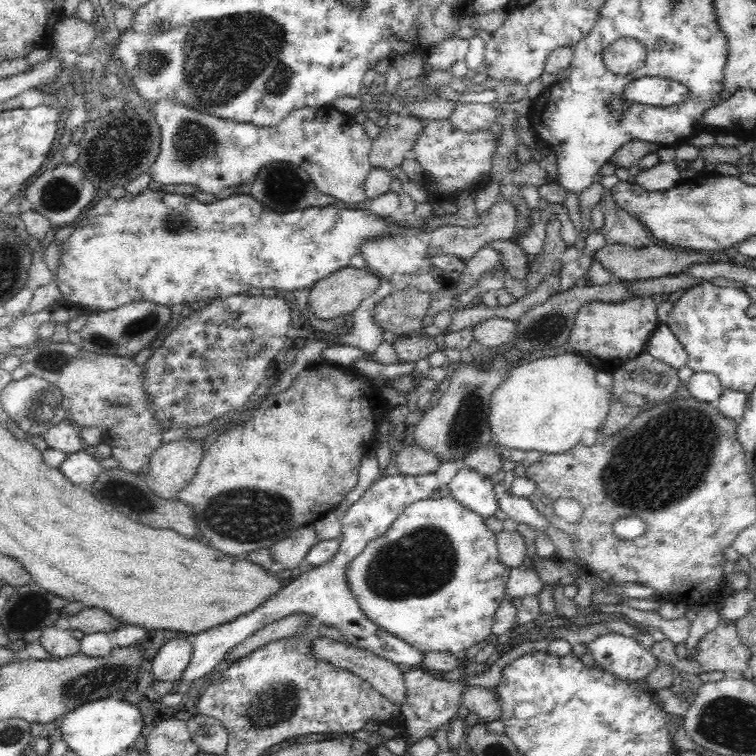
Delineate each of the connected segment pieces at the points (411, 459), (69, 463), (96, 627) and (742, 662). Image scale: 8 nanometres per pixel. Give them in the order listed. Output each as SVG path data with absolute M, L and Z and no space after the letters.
M414 444L400 450L395 458L395 466L400 474L408 476L434 474L441 463L434 454L420 446L414 447Z
M81 449L68 455L58 469L71 483L87 487L96 482L104 468L100 466L100 461Z
M82 607L78 614L68 616L68 627L81 630L85 635L97 632L107 632L122 626L122 622L105 610L96 607Z
M734 621L722 622L707 632L695 646L694 662L703 672L750 673L750 649L740 641Z

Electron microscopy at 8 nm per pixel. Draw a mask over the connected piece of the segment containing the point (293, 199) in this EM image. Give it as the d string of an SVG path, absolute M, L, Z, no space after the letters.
M272 163L266 165L264 168L257 172L254 182L250 184L242 184L242 186L236 186L233 191L229 193L248 194L257 200L262 206L266 207L272 212L287 213L293 210L302 210L303 208L310 207L325 207L333 205L334 202L338 202L337 198L328 194L322 194L318 191L310 176L302 167L292 163Z

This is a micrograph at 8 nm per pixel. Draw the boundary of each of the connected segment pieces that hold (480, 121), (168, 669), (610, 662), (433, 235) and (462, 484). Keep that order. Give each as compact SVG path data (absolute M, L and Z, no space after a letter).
M464 104L459 106L452 117L452 124L462 131L474 132L488 130L495 122L494 108L490 104Z
M177 637L168 640L158 650L152 660L152 671L156 680L176 683L180 680L185 666L190 663L193 649L187 638Z
M602 633L587 644L595 666L620 680L644 679L656 669L659 661L634 637L622 633Z
M500 197L489 209L487 215L482 218L481 223L470 227L457 227L456 225L443 225L437 227L426 238L427 256L438 256L438 254L451 254L462 260L468 261L474 256L477 250L480 250L485 244L493 240L508 240L514 235L516 218L519 216L516 211L516 203Z
M464 464L448 485L451 495L465 508L470 508L484 519L495 516L498 509L494 493L496 484L488 476Z

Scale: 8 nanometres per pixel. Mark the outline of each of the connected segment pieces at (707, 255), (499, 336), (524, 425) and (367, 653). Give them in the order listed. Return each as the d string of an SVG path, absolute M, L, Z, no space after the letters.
M604 244L600 250L596 250L594 256L602 263L602 266L612 272L615 280L620 281L636 281L636 280L648 280L652 278L660 277L672 277L674 274L678 274L680 270L686 270L694 264L704 264L704 262L714 263L720 262L726 263L728 257L722 252L722 254L712 254L712 251L694 251L672 248L666 249L659 245L650 245L646 248L639 249L634 248L626 244Z
M500 317L482 320L473 327L473 338L484 348L508 344L516 340L516 321Z
M576 352L514 368L491 395L488 421L493 445L563 455L581 443L585 431L600 431L610 412L610 392L598 385L596 373L586 357Z
M316 635L316 638L309 647L312 649L312 655L314 655L316 659L326 661L336 668L348 670L348 672L351 672L354 676L369 682L382 696L396 703L398 707L401 707L406 696L403 667L392 663L390 660L381 658L380 656L375 656L370 650L363 650L357 647L353 648L344 642L334 640L328 636Z

